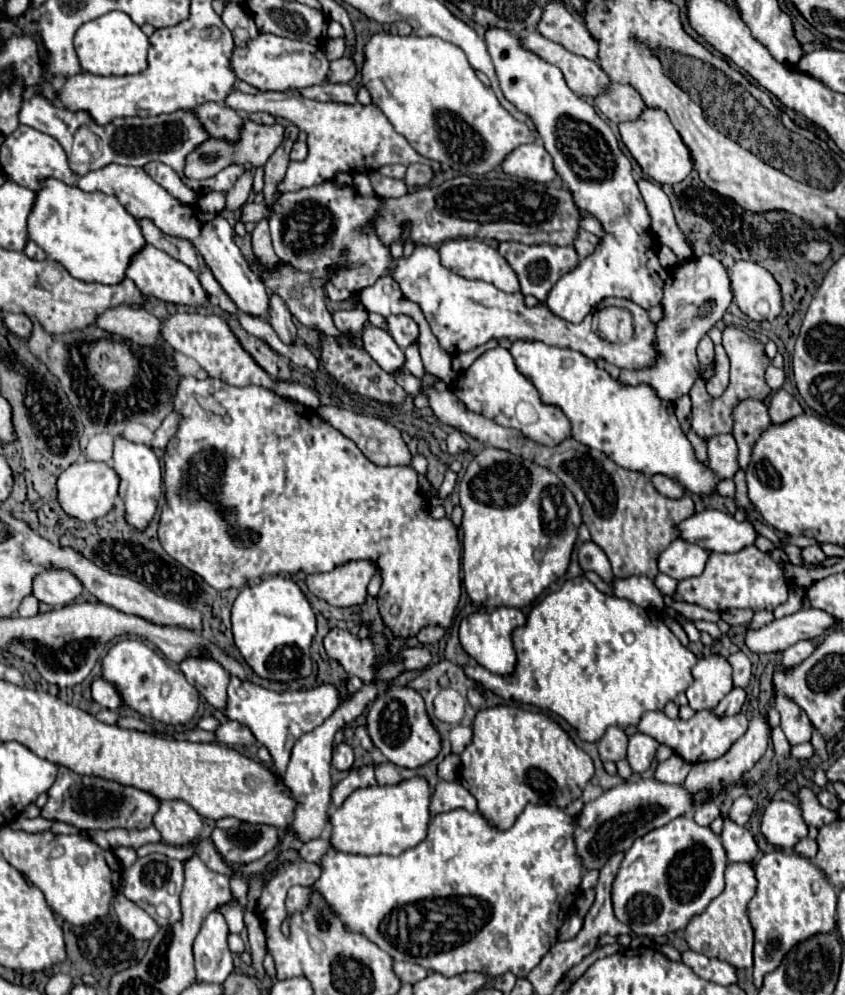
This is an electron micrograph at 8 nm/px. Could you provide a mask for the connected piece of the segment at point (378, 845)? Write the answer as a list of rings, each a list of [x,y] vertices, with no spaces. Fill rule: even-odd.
[[[409,778],[403,780],[395,786],[369,786],[369,788],[359,788],[355,790],[343,806],[329,818],[333,826],[331,834],[331,844],[339,852],[347,854],[389,854],[389,856],[399,856],[407,848],[415,848],[415,844],[423,842],[423,836],[427,836],[427,824],[431,822],[431,788],[425,778]]]

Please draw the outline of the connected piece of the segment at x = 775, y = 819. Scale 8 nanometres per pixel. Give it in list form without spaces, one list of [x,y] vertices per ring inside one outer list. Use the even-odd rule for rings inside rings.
[[[773,800],[763,814],[761,832],[773,846],[791,850],[807,836],[807,824],[799,806],[785,800]]]

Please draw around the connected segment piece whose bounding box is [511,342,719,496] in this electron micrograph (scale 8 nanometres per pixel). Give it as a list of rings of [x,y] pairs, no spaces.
[[[515,342],[511,348],[515,366],[535,384],[543,404],[561,408],[569,418],[571,436],[575,440],[605,452],[621,468],[637,470],[645,476],[669,476],[691,494],[711,496],[717,492],[719,476],[697,460],[677,416],[667,402],[659,400],[649,384],[623,384],[571,348],[547,346],[543,342]]]

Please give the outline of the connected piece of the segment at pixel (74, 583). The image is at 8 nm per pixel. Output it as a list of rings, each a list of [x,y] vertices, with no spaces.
[[[47,568],[33,580],[33,596],[49,606],[65,606],[83,594],[83,586],[73,572]]]

